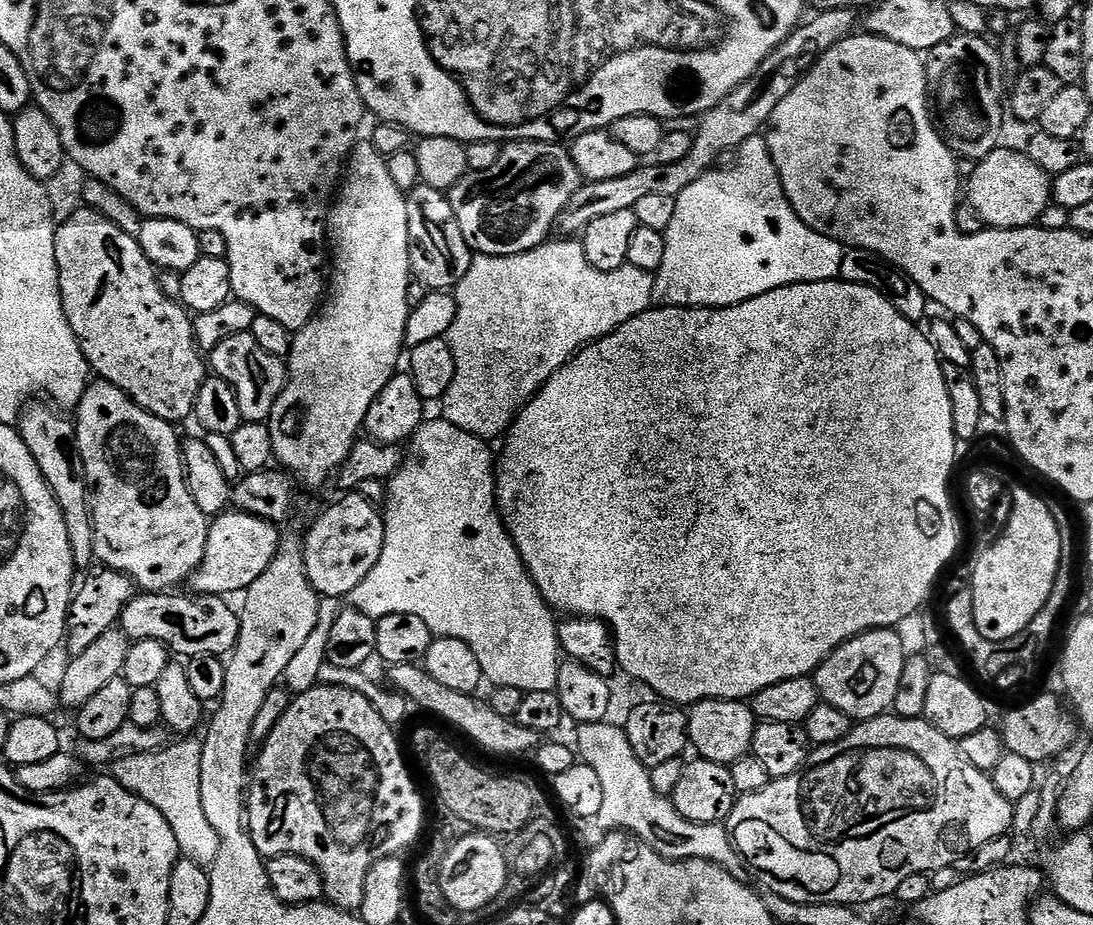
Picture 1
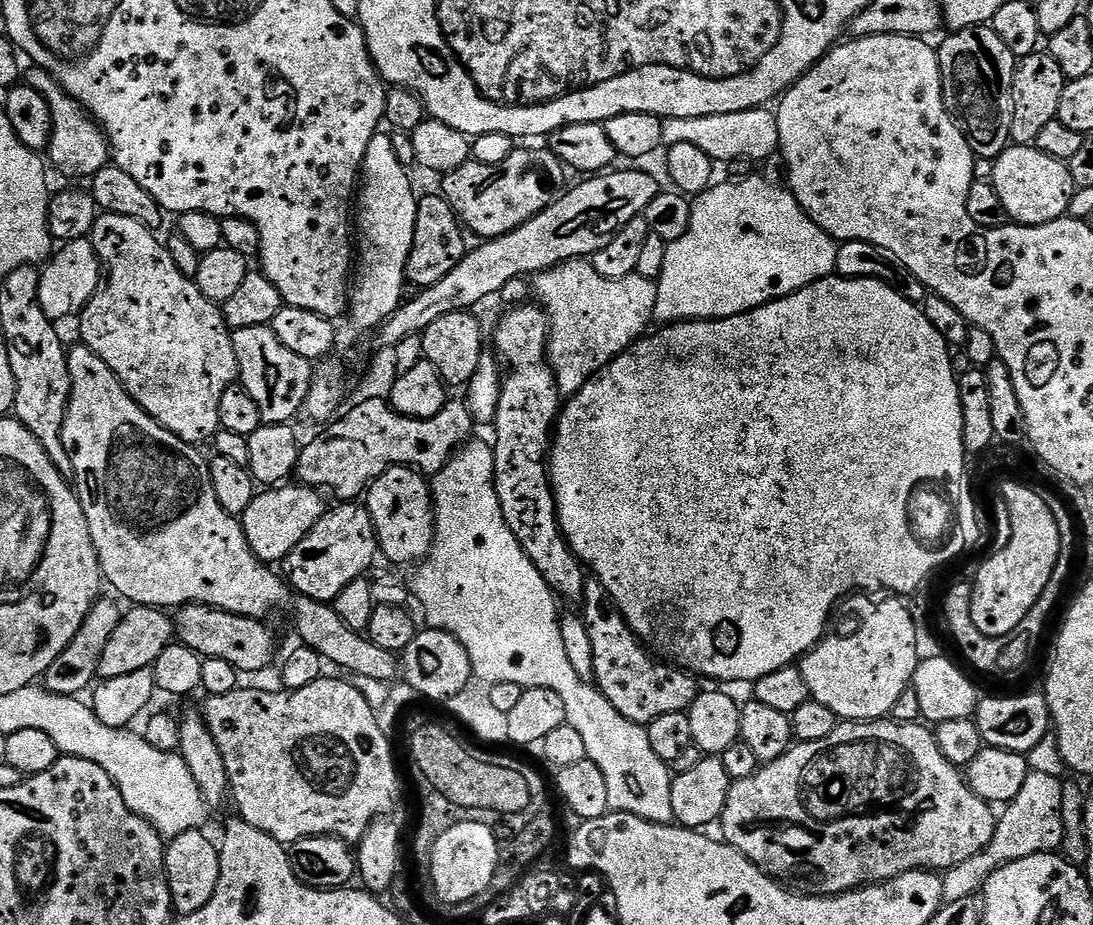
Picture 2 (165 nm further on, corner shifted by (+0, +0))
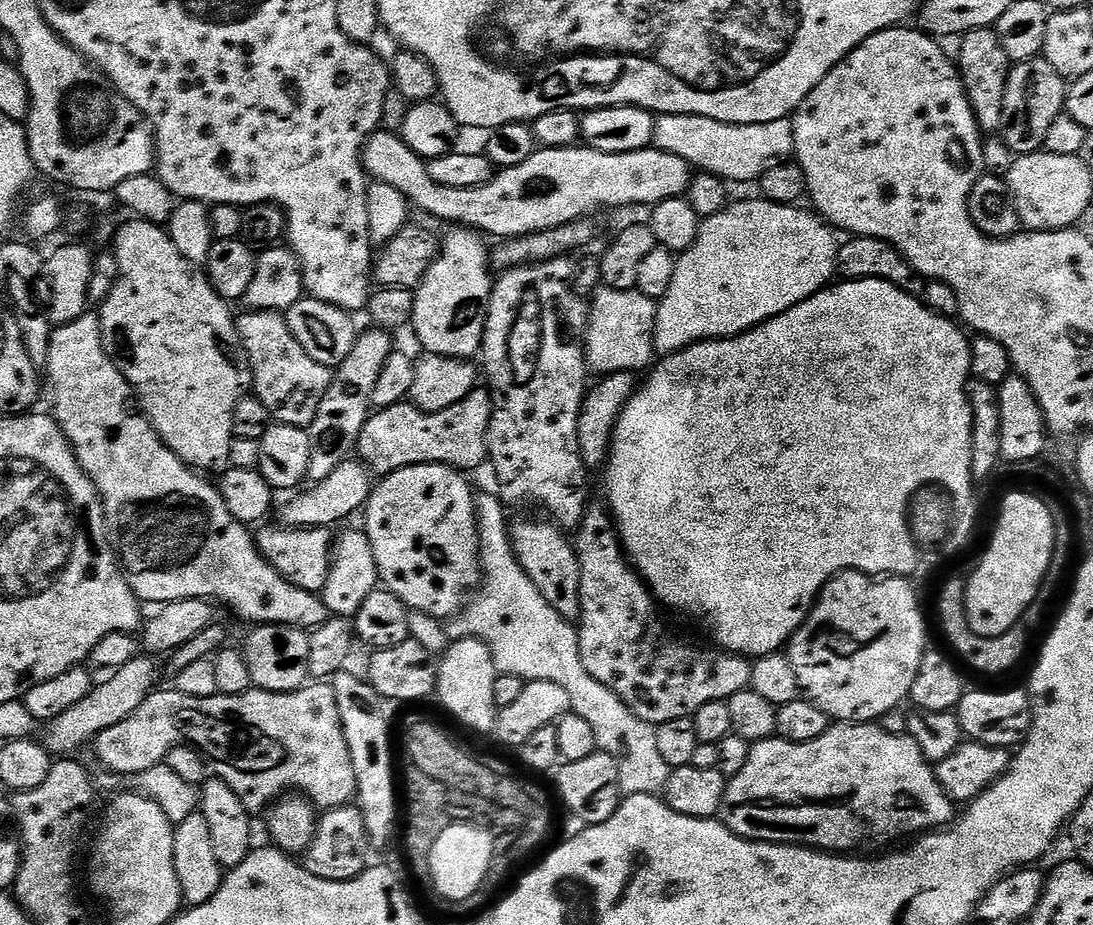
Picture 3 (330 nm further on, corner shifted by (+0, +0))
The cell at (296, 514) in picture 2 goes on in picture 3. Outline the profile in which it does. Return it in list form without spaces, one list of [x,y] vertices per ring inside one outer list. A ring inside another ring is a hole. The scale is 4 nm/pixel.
[[[349,458],[343,460],[334,470],[330,470],[326,478],[315,481],[308,487],[289,495],[292,497],[281,506],[279,520],[281,525],[289,528],[328,528],[339,520],[354,515],[356,511],[359,513],[372,495],[374,476],[367,464],[359,459]]]

